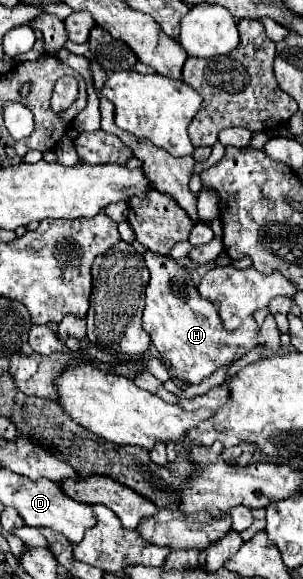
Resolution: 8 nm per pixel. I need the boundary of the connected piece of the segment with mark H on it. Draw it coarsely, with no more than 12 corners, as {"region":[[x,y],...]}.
{"region":[[148,251],[142,325],[174,379],[258,347],[228,331],[178,261]]}

